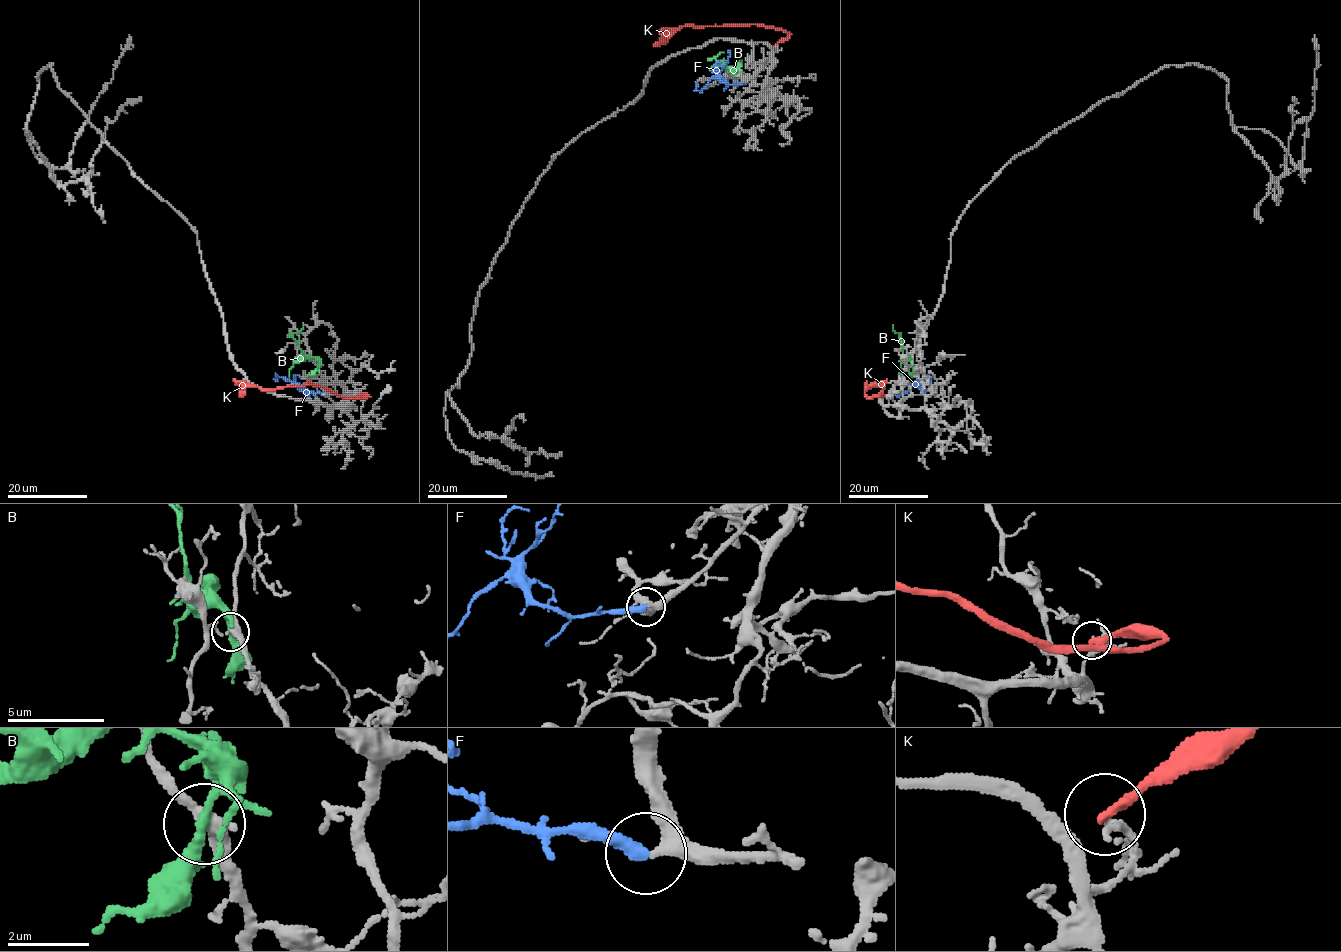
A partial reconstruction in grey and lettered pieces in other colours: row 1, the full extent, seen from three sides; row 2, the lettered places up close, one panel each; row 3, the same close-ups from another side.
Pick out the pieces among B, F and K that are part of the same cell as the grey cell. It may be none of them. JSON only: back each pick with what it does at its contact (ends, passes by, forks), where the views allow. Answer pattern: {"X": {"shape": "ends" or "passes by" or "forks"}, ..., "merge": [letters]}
{"F": {"shape": "ends"}, "merge": ["F"]}

